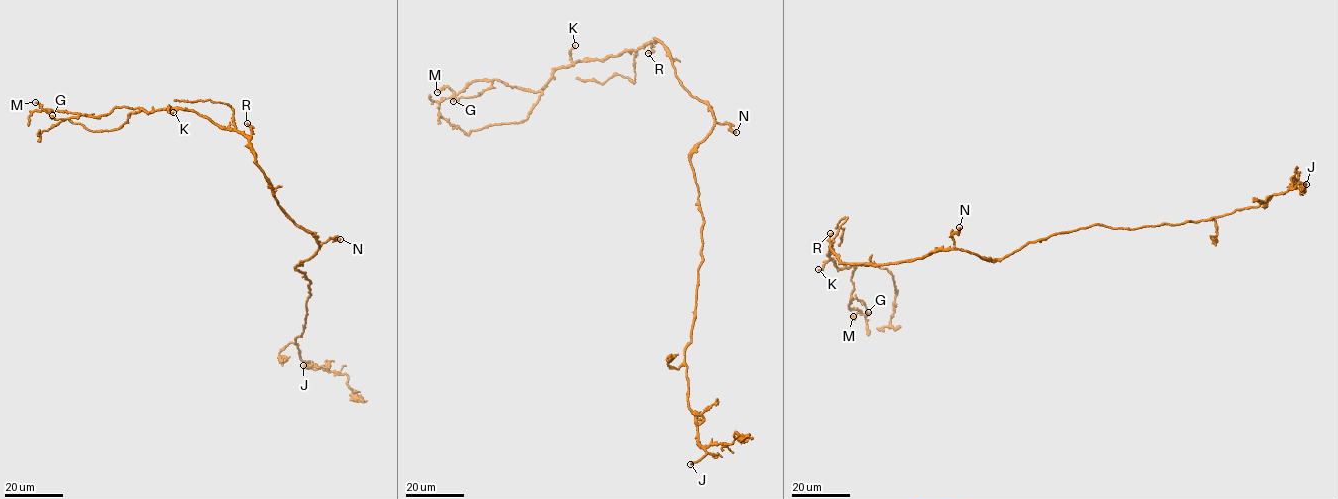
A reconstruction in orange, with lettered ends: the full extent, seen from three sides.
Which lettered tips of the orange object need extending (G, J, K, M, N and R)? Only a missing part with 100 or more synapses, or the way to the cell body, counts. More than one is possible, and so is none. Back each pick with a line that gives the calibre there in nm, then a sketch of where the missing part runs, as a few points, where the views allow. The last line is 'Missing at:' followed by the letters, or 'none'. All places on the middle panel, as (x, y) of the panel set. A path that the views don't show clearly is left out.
J: calibre 280 nm
Missing at: J

